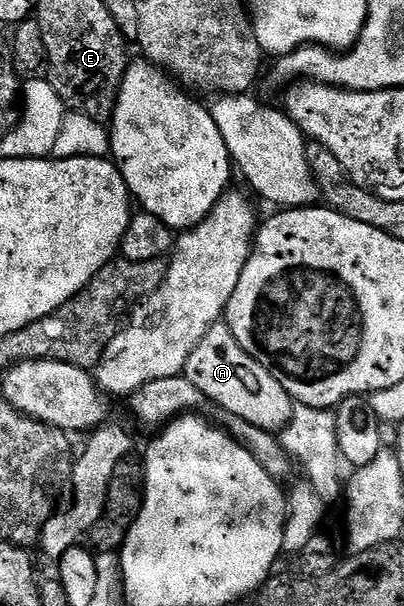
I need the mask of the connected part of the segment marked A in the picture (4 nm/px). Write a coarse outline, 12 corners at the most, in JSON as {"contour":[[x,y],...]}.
{"contour":[[219,322],[186,380],[222,413],[280,434],[295,401]]}

